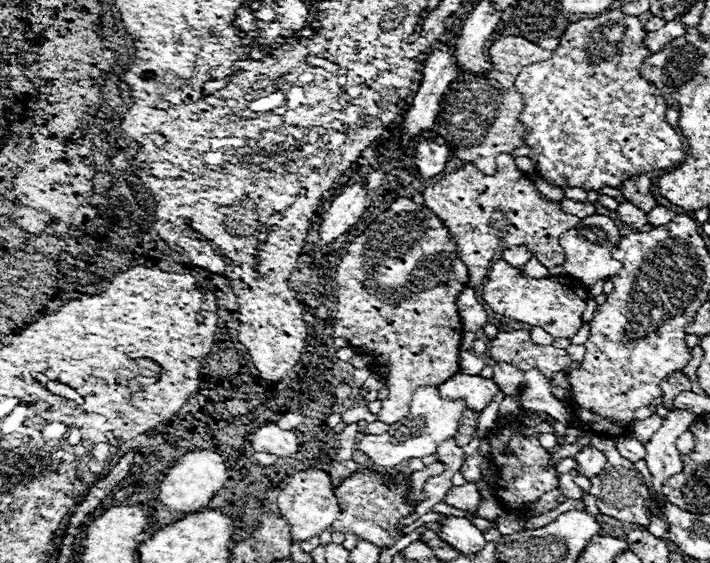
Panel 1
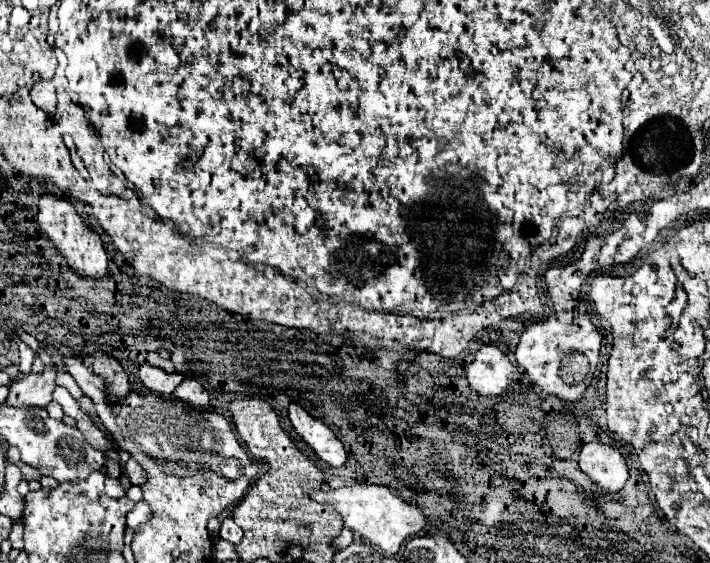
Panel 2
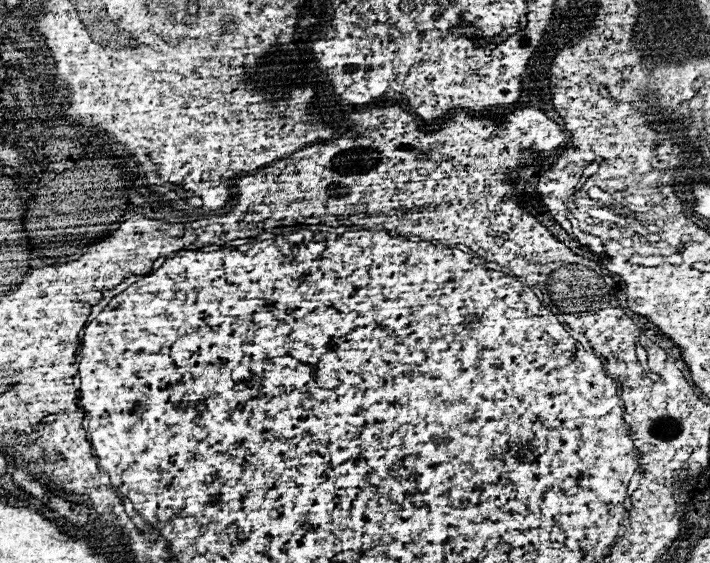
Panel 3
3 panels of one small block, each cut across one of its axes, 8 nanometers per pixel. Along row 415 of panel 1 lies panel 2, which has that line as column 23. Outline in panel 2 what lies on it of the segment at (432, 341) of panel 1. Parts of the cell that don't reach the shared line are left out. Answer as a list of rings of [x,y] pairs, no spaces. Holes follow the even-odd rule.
[[[46,368],[42,374],[28,374],[22,380],[14,380],[6,404],[12,408],[46,408],[56,388],[54,378],[54,370]]]

